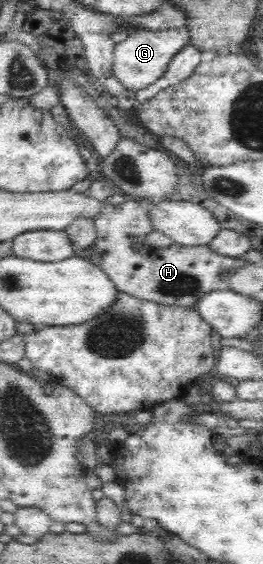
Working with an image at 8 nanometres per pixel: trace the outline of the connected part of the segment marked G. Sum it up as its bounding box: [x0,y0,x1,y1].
[113,28,191,91]

